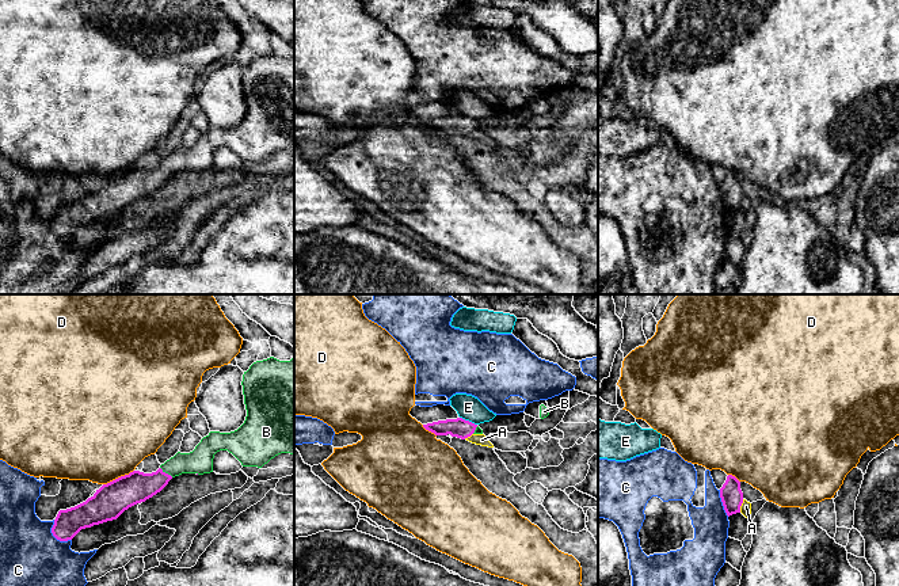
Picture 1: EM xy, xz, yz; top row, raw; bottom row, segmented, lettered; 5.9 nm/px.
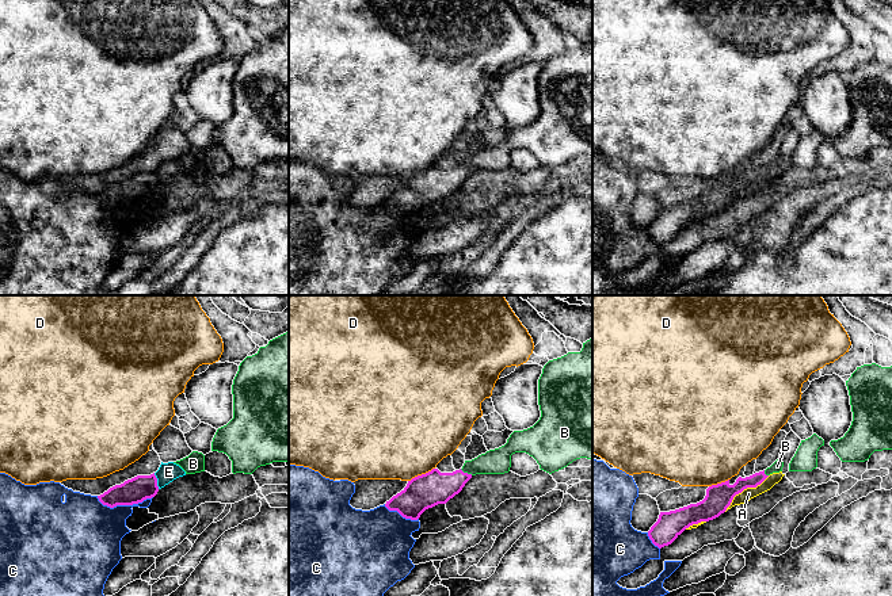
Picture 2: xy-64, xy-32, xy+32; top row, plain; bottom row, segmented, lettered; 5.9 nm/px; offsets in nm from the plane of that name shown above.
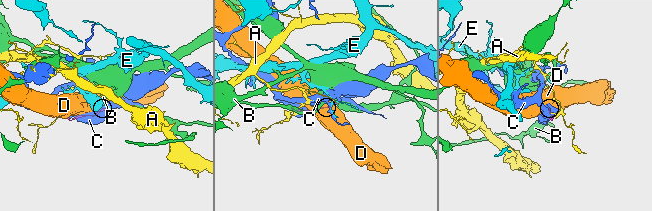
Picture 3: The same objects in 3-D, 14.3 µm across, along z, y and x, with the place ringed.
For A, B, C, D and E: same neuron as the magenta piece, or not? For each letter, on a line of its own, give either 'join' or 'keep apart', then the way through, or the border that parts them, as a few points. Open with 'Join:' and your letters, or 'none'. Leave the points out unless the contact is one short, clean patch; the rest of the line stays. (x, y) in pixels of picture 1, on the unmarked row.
Join: B
A: keep apart
B: join; way xy (136, 183), (153, 179), (167, 170), (181, 159), (200, 156)
C: keep apart
D: keep apart; border xy (133, 166), (103, 181)
E: keep apart; border xz (460, 113), (476, 121)

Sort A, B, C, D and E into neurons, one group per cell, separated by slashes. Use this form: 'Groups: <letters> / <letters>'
Groups: A / B / C / D / E

